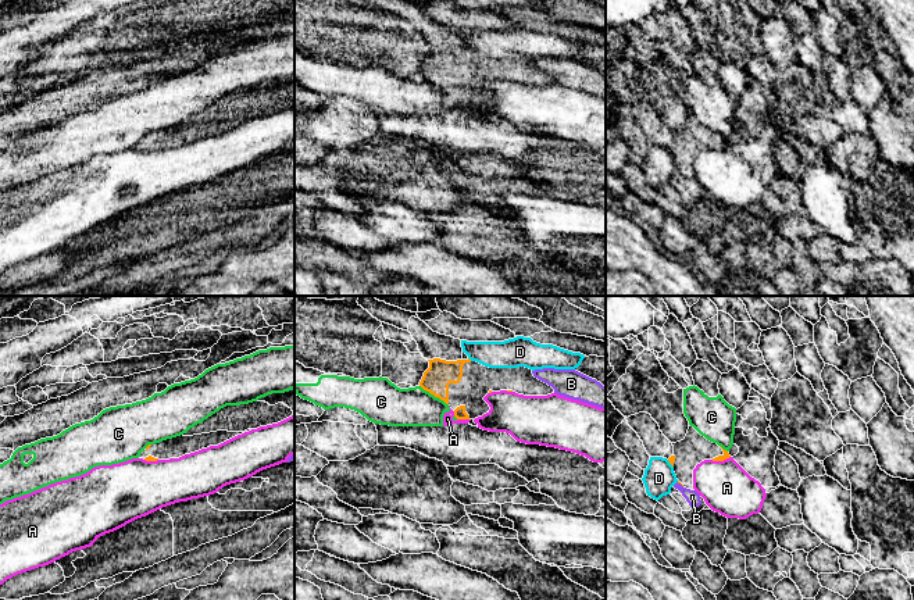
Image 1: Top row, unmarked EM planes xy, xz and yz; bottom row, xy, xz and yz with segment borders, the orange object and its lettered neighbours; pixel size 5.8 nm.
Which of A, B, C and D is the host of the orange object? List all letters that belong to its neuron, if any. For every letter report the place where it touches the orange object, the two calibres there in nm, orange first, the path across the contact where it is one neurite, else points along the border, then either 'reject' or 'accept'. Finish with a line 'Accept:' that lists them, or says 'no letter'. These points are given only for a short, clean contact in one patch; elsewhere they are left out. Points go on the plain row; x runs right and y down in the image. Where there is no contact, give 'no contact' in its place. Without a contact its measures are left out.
A: meets orange in xz at (463, 107); 70 nm thick on the orange side, 60 nm on the other; reject
B: meets orange in yz at (679, 171); 20 nm thick on the orange side, 80 nm on the other; border along yz (677, 171), (682, 175); reject
C: meets orange in xz at (434, 84); 160 nm thick on the orange side, 220 nm on the other; border along xz (420, 74), (447, 93); reject
D: meets orange in yz at (670, 152); 40 nm thick on the orange side, 180 nm on the other; reject
Accept: no letter

